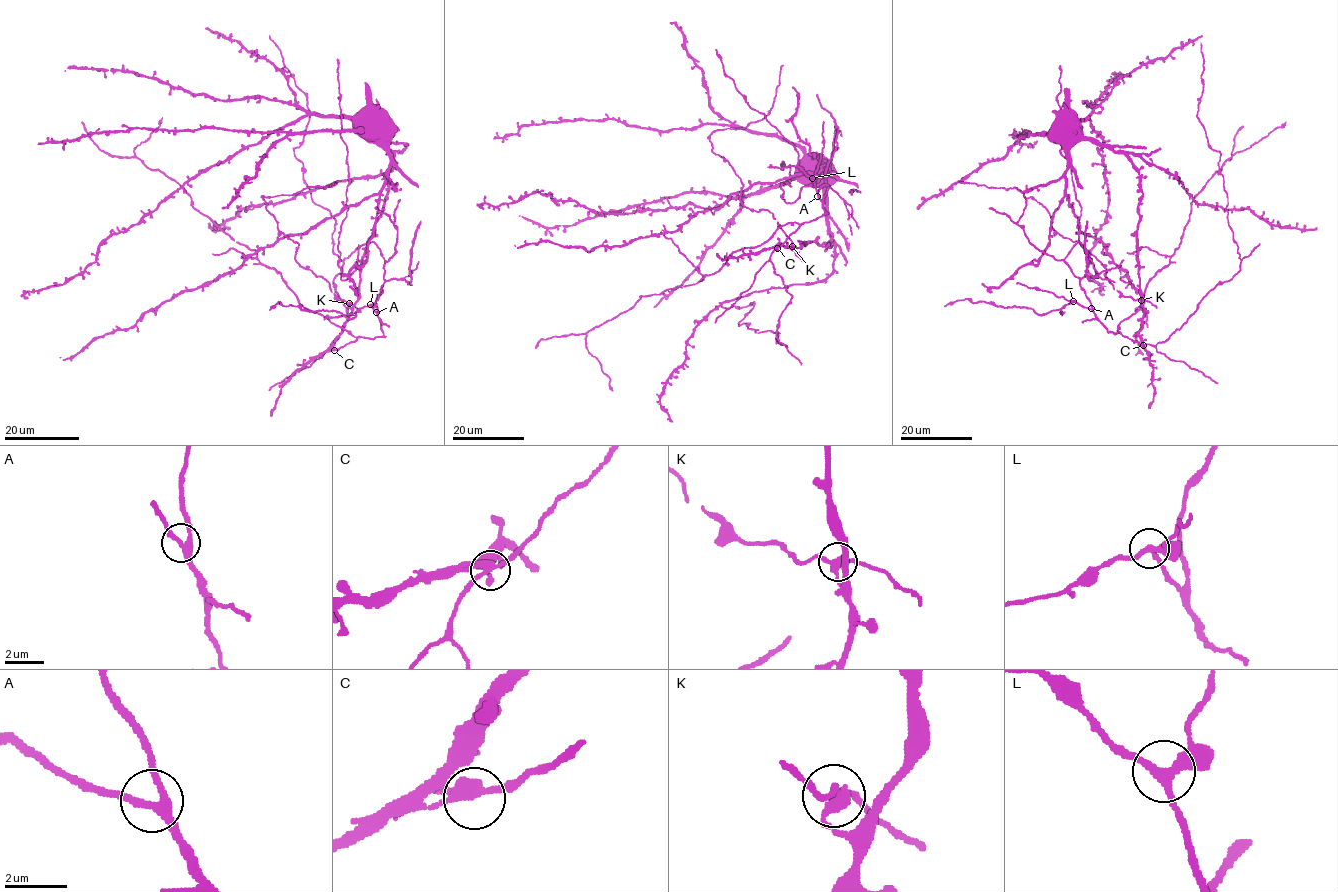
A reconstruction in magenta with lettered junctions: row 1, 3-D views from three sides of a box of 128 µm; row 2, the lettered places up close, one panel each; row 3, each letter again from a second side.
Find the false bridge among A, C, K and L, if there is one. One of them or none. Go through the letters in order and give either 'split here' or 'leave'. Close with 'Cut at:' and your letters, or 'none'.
A: leave
C: leave
K: leave
L: leave
Cut at: none

